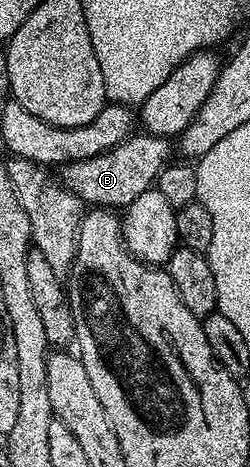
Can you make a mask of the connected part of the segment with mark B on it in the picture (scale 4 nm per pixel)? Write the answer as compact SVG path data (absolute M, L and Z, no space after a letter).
M137 132L126 142L120 142L118 146L99 156L66 162L60 167L59 180L76 198L90 207L124 208L131 204L131 200L143 196L143 192L154 189L159 172L171 161L169 146L170 139Z

